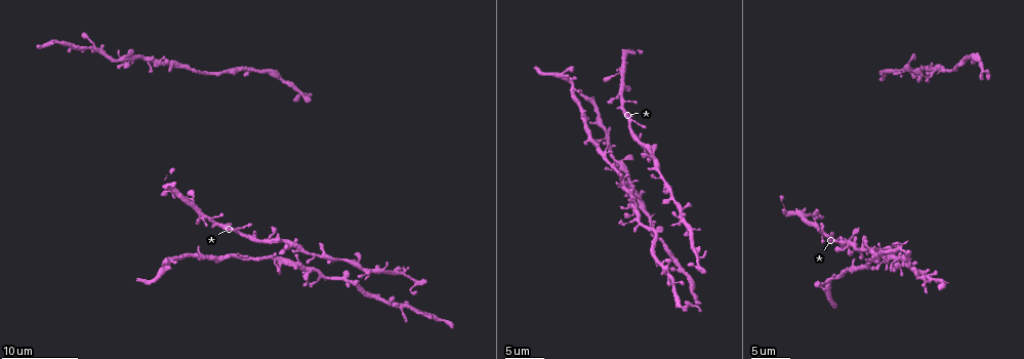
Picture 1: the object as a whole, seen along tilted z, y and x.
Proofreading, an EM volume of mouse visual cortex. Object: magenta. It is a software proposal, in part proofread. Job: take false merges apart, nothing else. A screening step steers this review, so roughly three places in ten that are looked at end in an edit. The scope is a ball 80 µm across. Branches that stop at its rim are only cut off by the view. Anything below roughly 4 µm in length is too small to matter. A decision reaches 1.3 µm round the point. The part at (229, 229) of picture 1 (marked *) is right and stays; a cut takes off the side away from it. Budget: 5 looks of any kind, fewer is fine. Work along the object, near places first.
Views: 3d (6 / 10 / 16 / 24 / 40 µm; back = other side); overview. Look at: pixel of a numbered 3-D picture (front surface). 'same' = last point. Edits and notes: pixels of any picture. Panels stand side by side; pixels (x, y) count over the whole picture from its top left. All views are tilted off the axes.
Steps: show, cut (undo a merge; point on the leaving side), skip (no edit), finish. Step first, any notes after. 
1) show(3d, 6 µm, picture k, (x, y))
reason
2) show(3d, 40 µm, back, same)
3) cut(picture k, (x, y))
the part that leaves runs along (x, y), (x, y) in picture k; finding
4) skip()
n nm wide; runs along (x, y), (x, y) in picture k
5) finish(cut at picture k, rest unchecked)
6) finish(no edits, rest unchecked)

show(3d, 16 µm, picture 1, (690, 279))
thick turns thin

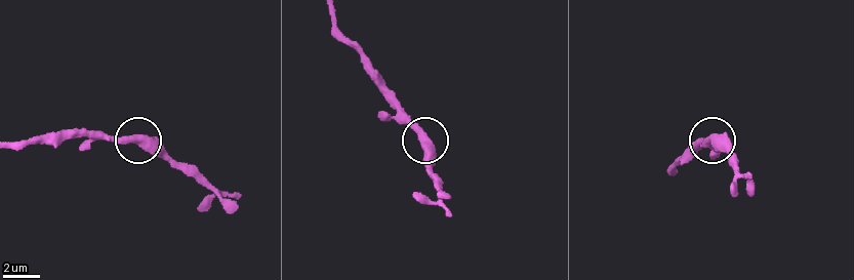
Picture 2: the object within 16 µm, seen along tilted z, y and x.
show(3d, 16 µm, back, picture 2, (134, 141))

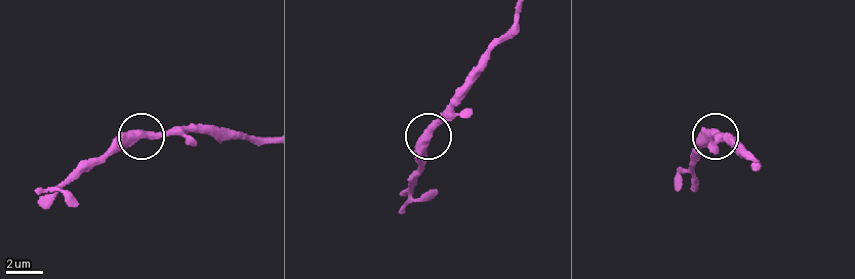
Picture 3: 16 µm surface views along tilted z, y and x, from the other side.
skip()
440 nm wide; one neuron here

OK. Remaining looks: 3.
show(3d, 10 µm, picture 1, (613, 157))
calibre changes

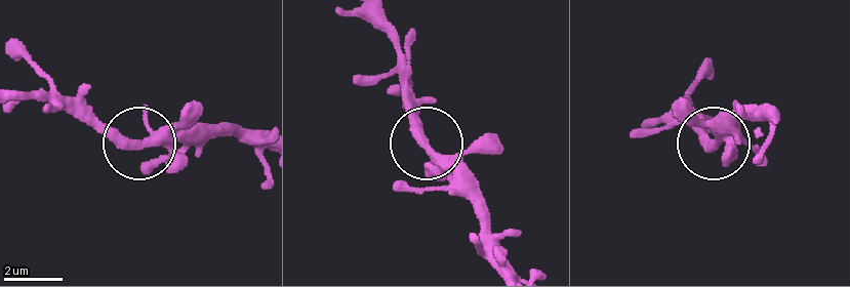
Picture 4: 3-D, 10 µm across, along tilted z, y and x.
skip()
310 nm wide; one neuron here

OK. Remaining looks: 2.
show(3d, 10 µm, picture 1, (656, 234))
four-way junction

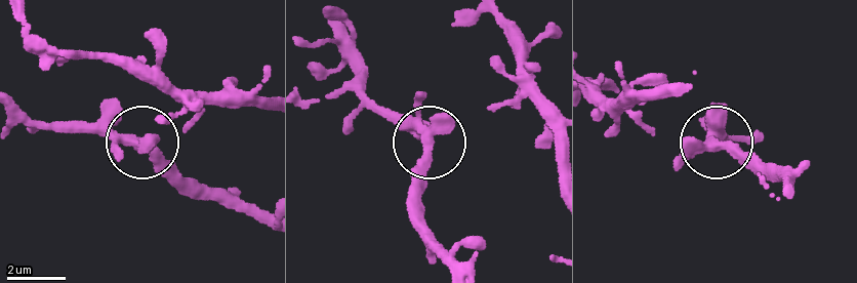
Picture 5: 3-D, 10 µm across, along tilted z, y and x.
skip()
4 arms; one neuron here

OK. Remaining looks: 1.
finish(no edits, rest unchecked)

